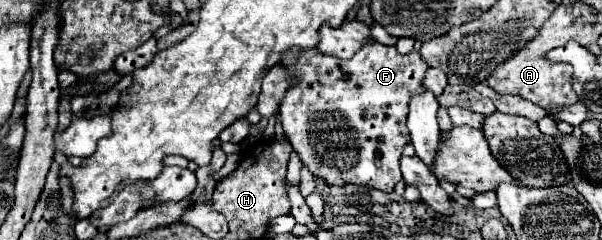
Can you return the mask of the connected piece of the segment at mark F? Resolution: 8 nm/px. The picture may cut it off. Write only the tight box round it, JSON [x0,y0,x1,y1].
[278,40,428,192]

